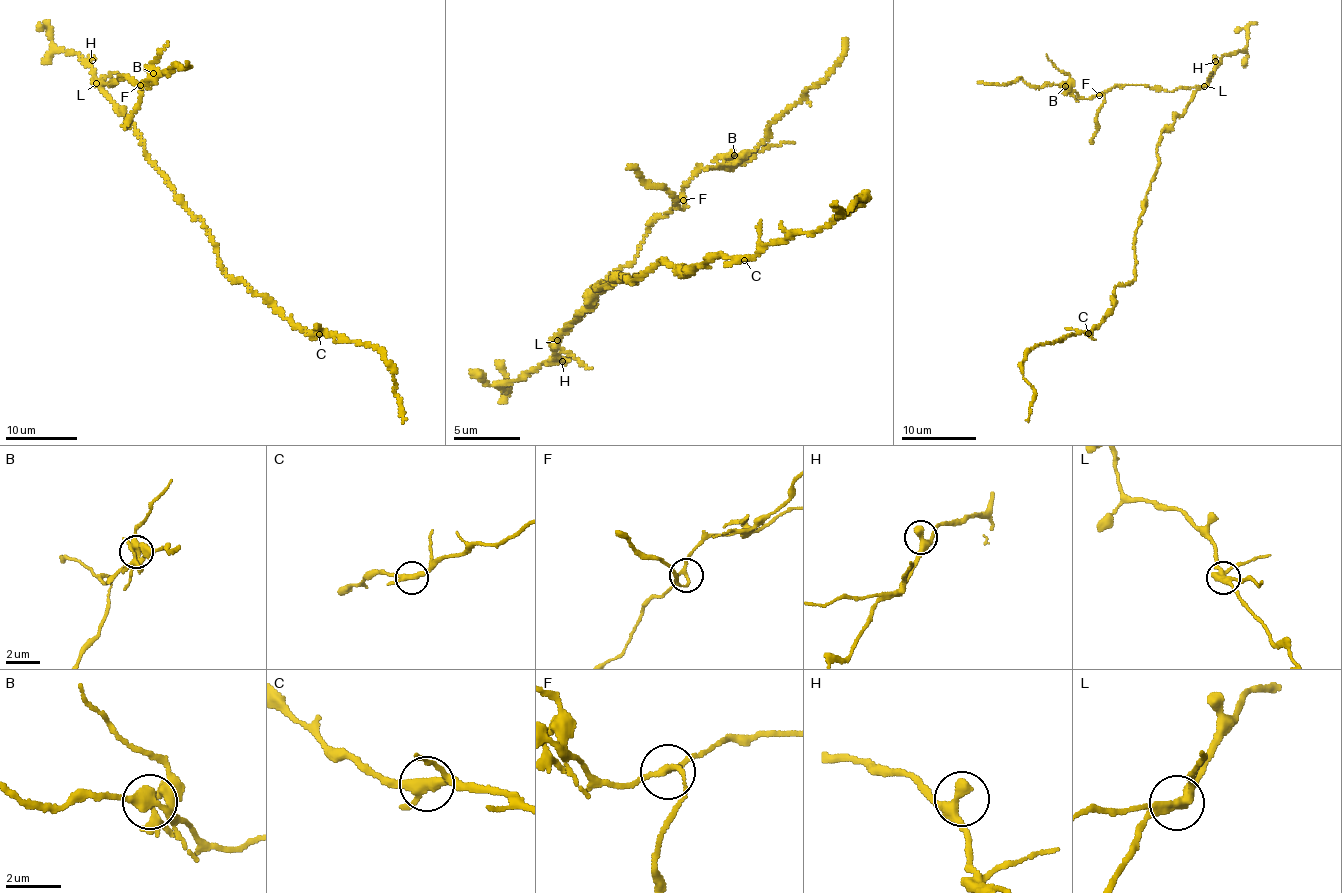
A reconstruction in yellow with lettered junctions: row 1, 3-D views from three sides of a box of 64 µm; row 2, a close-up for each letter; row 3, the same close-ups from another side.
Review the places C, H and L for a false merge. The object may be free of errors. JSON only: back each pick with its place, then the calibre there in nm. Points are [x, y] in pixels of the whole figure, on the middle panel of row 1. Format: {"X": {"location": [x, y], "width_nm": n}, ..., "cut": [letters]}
{"L": {"location": [557, 340], "width_nm": 300}, "cut": ["L"]}

